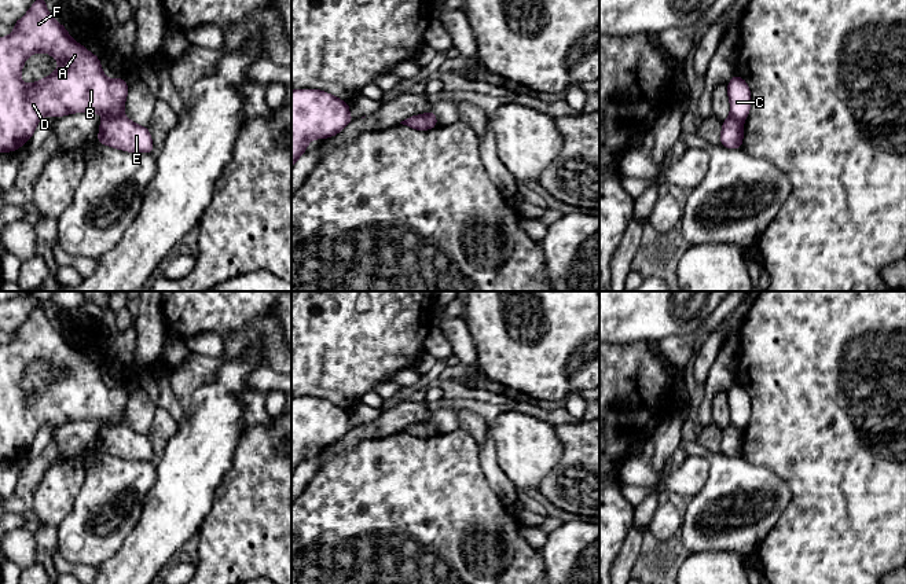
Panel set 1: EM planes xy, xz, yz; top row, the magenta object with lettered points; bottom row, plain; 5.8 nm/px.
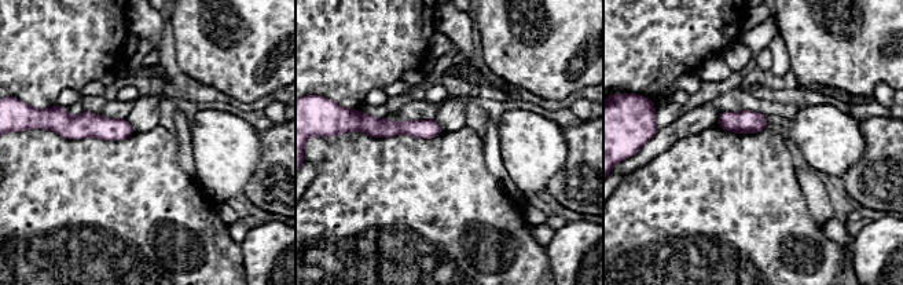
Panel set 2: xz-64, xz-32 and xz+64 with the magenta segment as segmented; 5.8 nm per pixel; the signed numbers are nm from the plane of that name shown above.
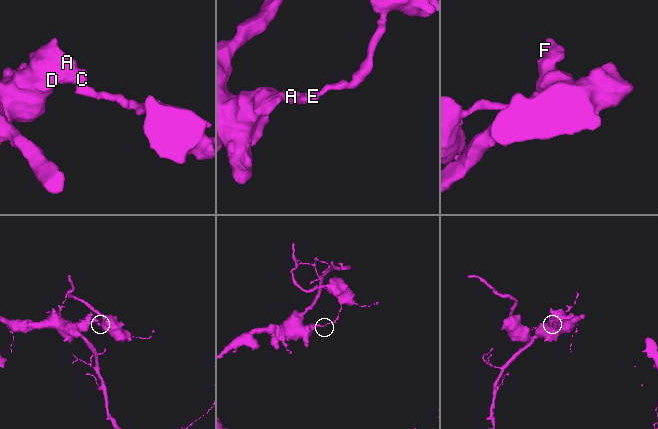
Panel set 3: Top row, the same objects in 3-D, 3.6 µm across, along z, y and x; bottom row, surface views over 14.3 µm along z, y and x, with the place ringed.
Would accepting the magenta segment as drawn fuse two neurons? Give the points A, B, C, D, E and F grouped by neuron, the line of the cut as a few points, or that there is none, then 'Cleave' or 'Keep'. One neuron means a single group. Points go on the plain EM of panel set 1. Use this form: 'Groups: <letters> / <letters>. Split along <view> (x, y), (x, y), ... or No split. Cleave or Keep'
Groups: A B C D F / E. Split along xy (123, 422), (114, 426), (105, 426). Cleave

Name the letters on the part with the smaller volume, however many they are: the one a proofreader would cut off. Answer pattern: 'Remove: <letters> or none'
Remove: E

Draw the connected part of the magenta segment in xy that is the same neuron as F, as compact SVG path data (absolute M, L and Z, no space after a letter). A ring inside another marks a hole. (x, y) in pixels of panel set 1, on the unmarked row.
M43 301L12 334L14 341L0 345L0 460L15 460L27 451L45 423L58 426L84 419L98 420L104 426L124 423L129 394L122 385L109 388L104 383L100 367L74 349L66 335L54 327L45 315ZM37 360L51 361L60 374L40 389L23 392L21 379L25 368Z

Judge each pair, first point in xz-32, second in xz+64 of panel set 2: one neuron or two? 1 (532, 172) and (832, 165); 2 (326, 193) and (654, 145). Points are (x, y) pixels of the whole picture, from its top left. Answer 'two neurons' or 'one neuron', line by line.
1: one neuron
2: two neurons

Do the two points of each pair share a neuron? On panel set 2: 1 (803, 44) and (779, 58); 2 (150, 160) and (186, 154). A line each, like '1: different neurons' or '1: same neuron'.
1: different neurons
2: different neurons

